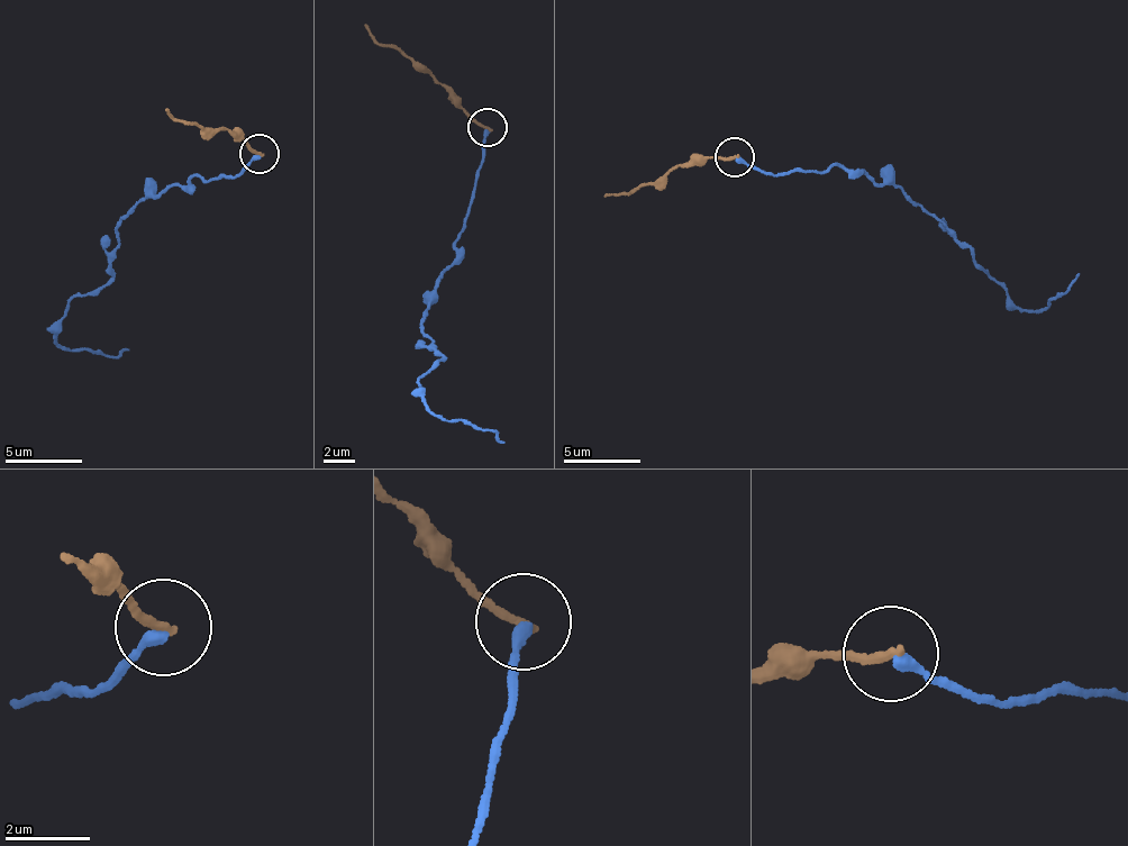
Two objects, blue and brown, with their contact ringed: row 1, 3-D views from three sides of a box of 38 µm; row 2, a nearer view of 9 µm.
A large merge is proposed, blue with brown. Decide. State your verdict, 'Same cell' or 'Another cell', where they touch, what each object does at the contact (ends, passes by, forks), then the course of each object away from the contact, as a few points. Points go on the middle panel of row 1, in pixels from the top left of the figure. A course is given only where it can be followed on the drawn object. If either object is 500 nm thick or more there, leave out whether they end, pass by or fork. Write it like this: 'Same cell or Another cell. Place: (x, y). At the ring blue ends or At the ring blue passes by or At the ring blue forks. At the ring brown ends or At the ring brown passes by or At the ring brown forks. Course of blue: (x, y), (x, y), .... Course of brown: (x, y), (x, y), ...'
Another cell. Place: (488, 127). At the ring blue ends. At the ring brown ends. Course of blue: (487, 129), (456, 261), (439, 279), (420, 333), (445, 357), (418, 382), (449, 421), (503, 440). Course of brown: (487, 126), (415, 64), (382, 46), (364, 25)

